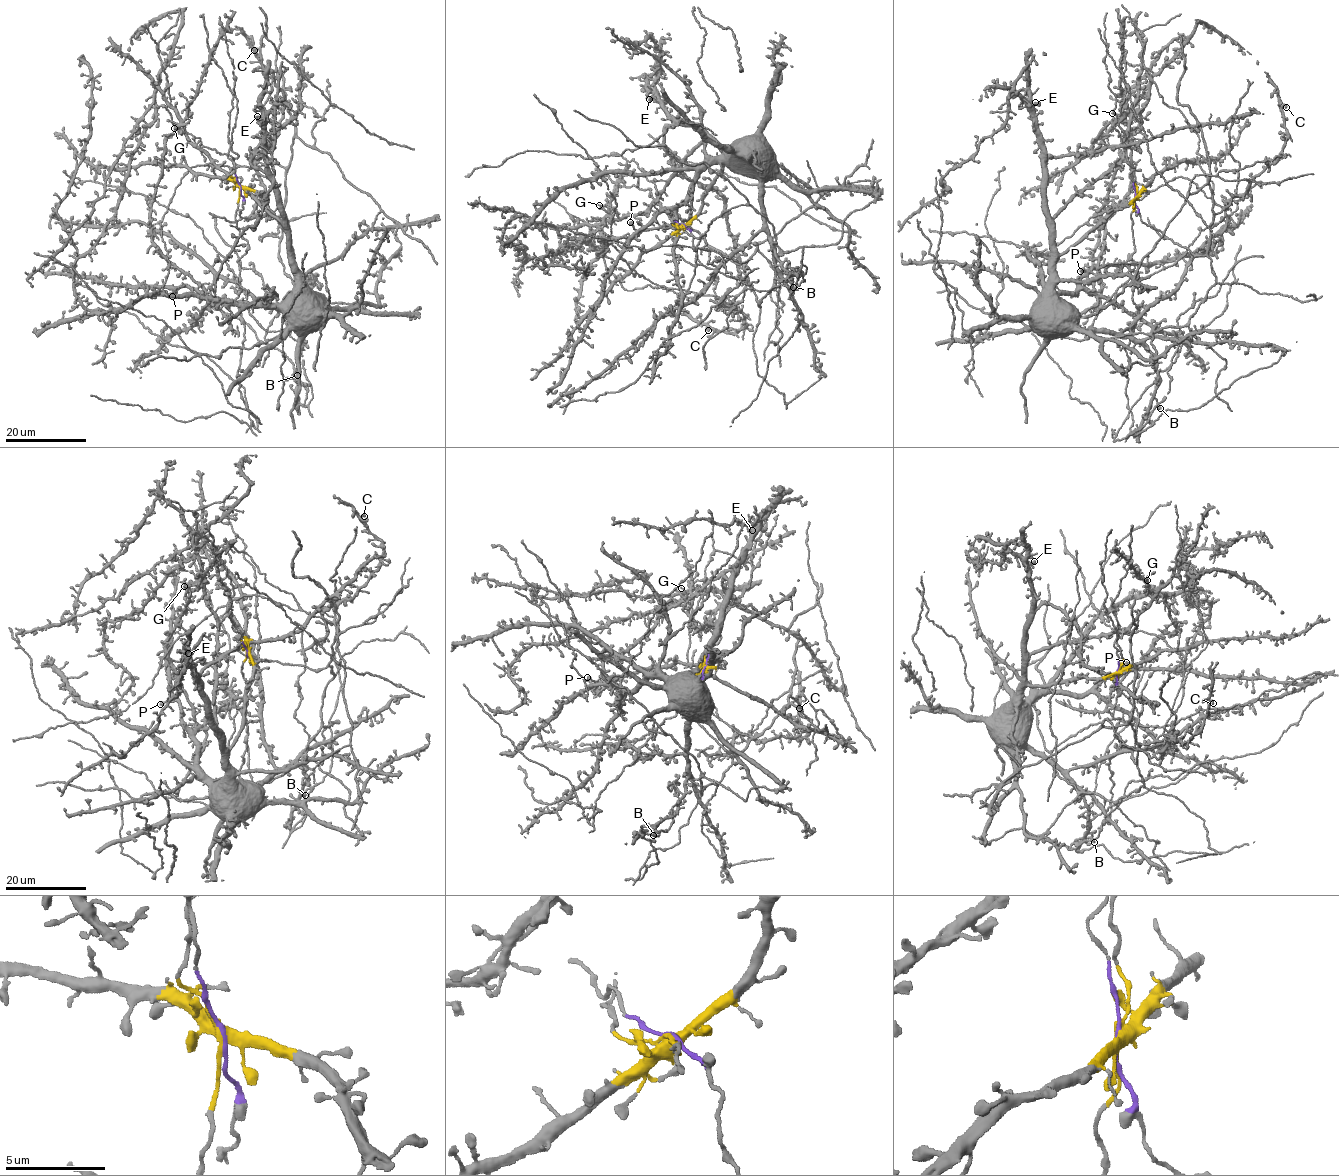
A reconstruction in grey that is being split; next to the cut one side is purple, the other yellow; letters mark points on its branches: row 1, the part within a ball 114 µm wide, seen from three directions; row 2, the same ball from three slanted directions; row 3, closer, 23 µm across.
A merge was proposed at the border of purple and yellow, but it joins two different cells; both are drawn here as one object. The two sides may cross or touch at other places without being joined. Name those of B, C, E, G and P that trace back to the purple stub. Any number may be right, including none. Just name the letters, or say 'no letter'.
C, G

